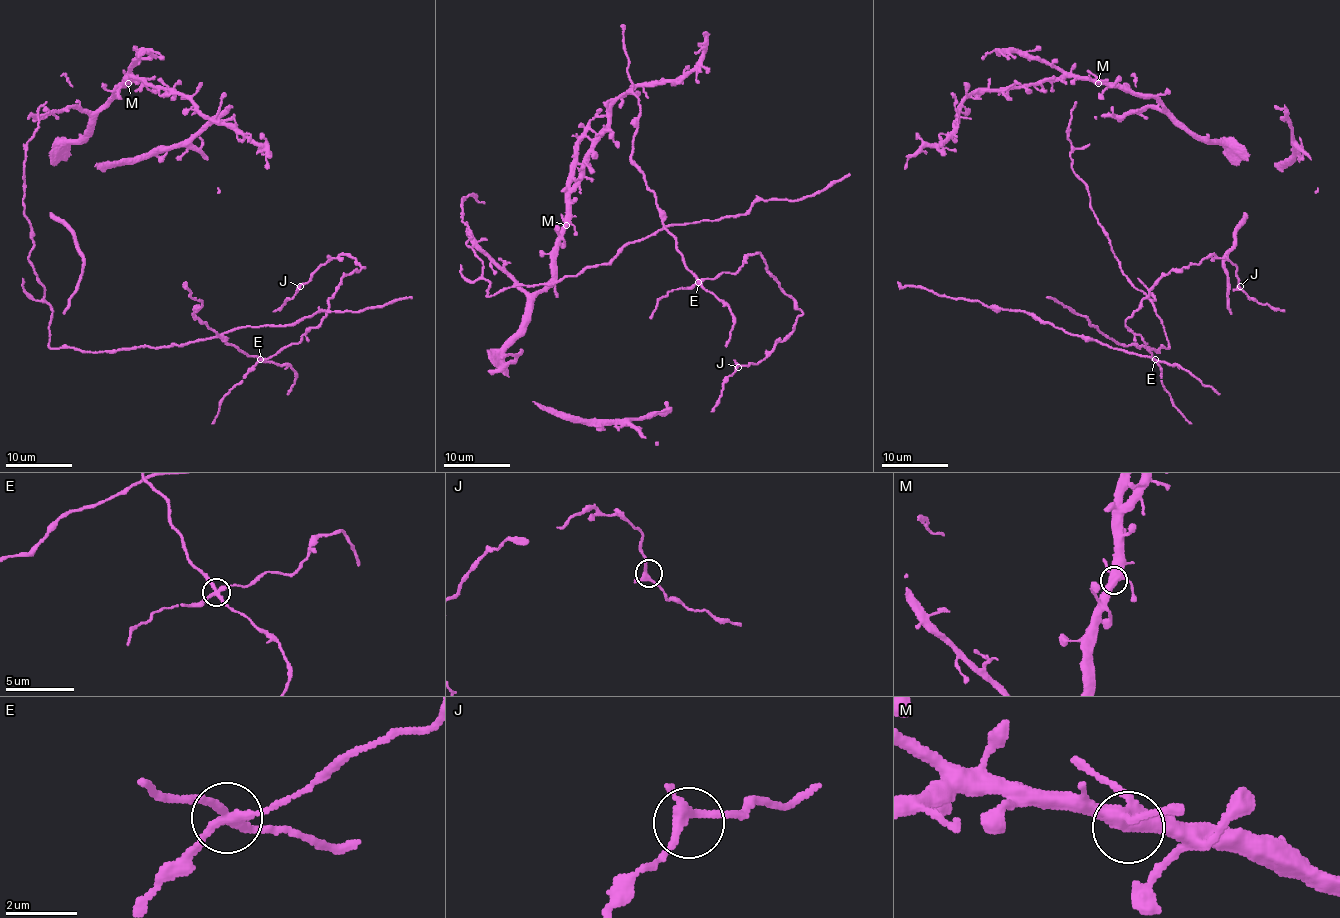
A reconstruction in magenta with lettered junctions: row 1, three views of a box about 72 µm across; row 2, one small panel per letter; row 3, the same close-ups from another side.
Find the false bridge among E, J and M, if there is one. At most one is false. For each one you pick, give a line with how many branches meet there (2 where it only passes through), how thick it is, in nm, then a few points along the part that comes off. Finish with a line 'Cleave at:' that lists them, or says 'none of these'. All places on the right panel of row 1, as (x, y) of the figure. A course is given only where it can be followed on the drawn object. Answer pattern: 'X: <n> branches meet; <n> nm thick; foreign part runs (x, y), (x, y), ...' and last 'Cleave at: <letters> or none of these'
E: 4 branches meet; 240 nm thick; foreign part runs (1155, 359), (1067, 334), (1059, 327), (1041, 322), (1032, 314), (934, 294), (923, 288), (903, 286), (898, 281)
Cleave at: E

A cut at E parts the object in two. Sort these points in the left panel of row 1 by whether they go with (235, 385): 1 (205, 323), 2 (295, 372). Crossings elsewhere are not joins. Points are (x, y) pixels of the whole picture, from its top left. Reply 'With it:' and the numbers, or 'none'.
With it: none

